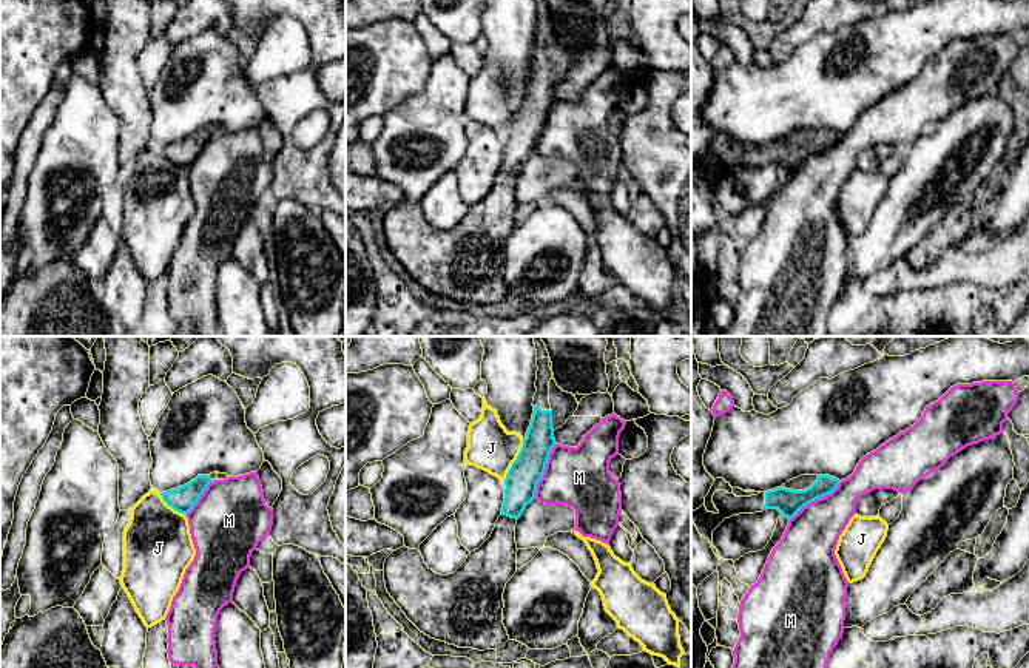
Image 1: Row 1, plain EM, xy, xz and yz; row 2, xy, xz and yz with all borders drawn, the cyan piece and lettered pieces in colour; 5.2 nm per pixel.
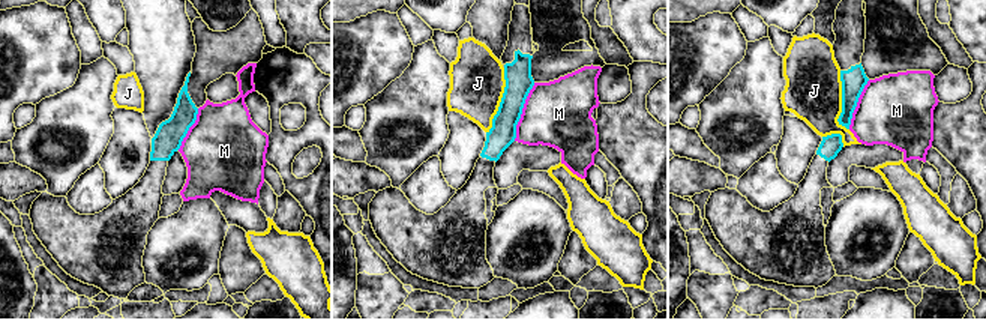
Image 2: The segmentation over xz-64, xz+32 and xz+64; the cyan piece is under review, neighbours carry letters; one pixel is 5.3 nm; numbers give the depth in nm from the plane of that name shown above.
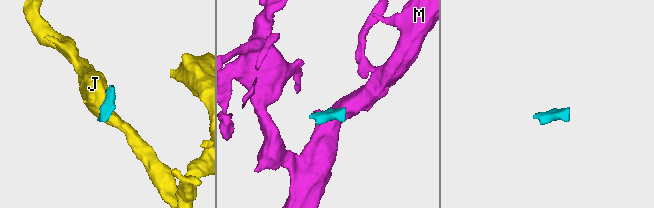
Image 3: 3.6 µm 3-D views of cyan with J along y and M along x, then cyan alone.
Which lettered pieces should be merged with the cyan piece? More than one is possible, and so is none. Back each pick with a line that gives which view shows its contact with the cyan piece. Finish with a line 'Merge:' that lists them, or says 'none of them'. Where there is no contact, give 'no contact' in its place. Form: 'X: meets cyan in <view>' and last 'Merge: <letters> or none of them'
Merge: none of them

